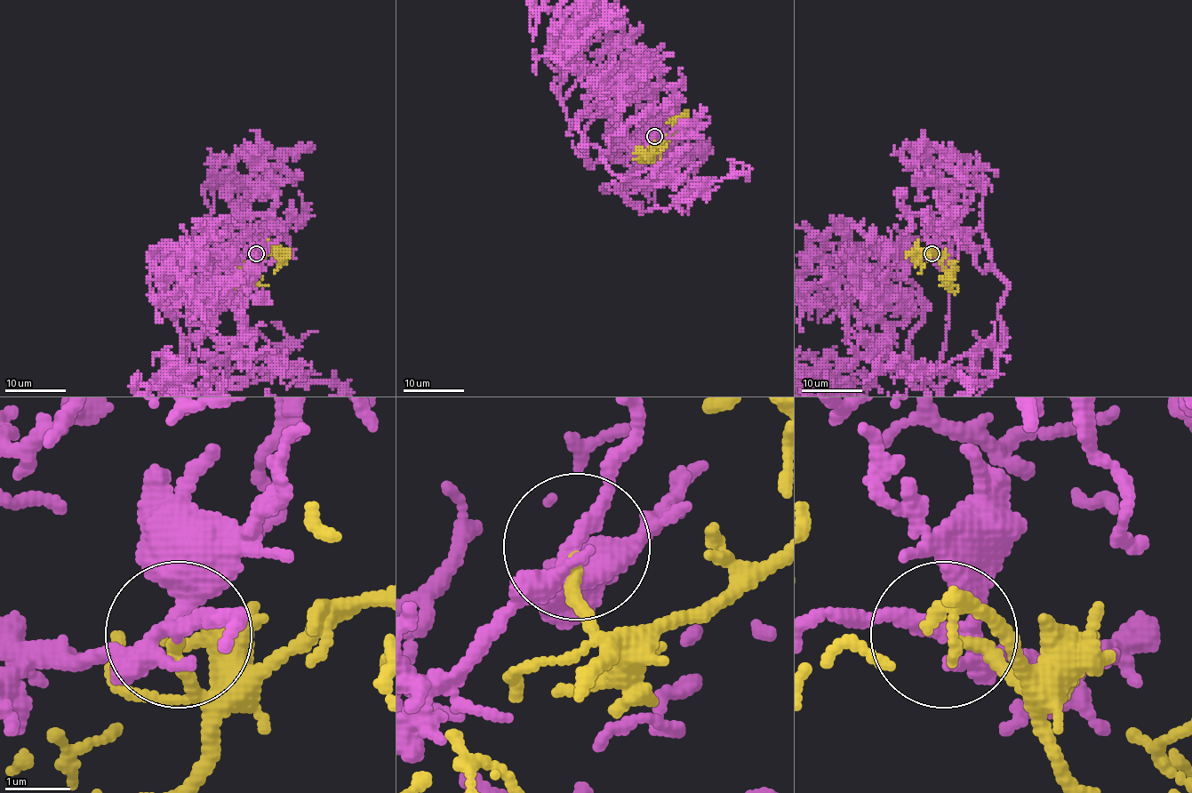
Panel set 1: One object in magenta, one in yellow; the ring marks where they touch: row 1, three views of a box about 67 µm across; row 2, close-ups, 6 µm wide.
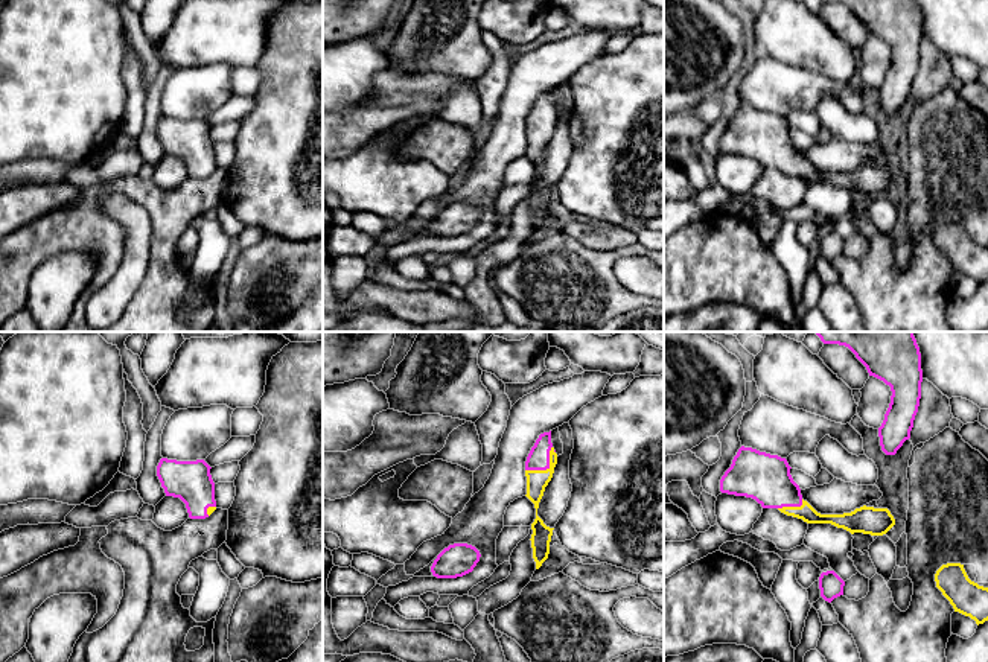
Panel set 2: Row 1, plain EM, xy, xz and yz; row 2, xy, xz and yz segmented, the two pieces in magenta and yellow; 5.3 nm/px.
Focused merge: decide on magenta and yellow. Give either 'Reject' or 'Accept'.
Accept

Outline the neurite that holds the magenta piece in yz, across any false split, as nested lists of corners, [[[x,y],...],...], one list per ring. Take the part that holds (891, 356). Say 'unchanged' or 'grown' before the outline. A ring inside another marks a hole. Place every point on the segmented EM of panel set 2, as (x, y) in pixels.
unchanged | [[[813,332],[824,344],[848,347],[869,376],[891,387],[892,396],[878,428],[880,446],[895,455],[910,438],[921,399],[921,353],[913,332]]]

